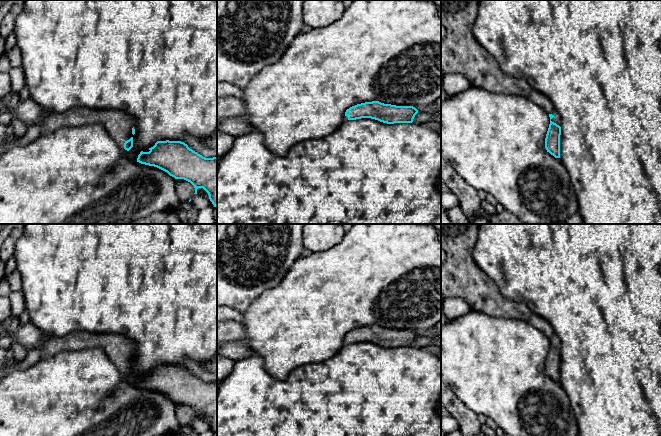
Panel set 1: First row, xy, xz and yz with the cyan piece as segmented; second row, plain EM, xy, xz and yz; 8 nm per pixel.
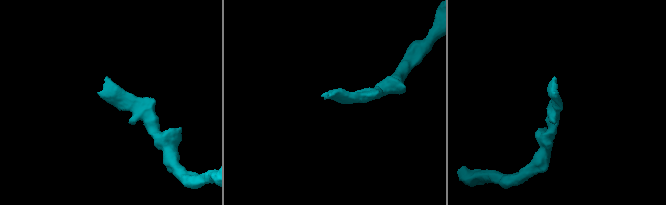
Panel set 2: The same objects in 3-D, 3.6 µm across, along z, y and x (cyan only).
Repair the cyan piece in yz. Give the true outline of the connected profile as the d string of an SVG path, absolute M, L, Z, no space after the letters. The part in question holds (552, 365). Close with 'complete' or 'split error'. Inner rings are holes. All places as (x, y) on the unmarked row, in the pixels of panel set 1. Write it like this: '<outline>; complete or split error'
M555 333L549 341L550 348L545 362L545 372L555 382L560 382L561 341Z; split error

